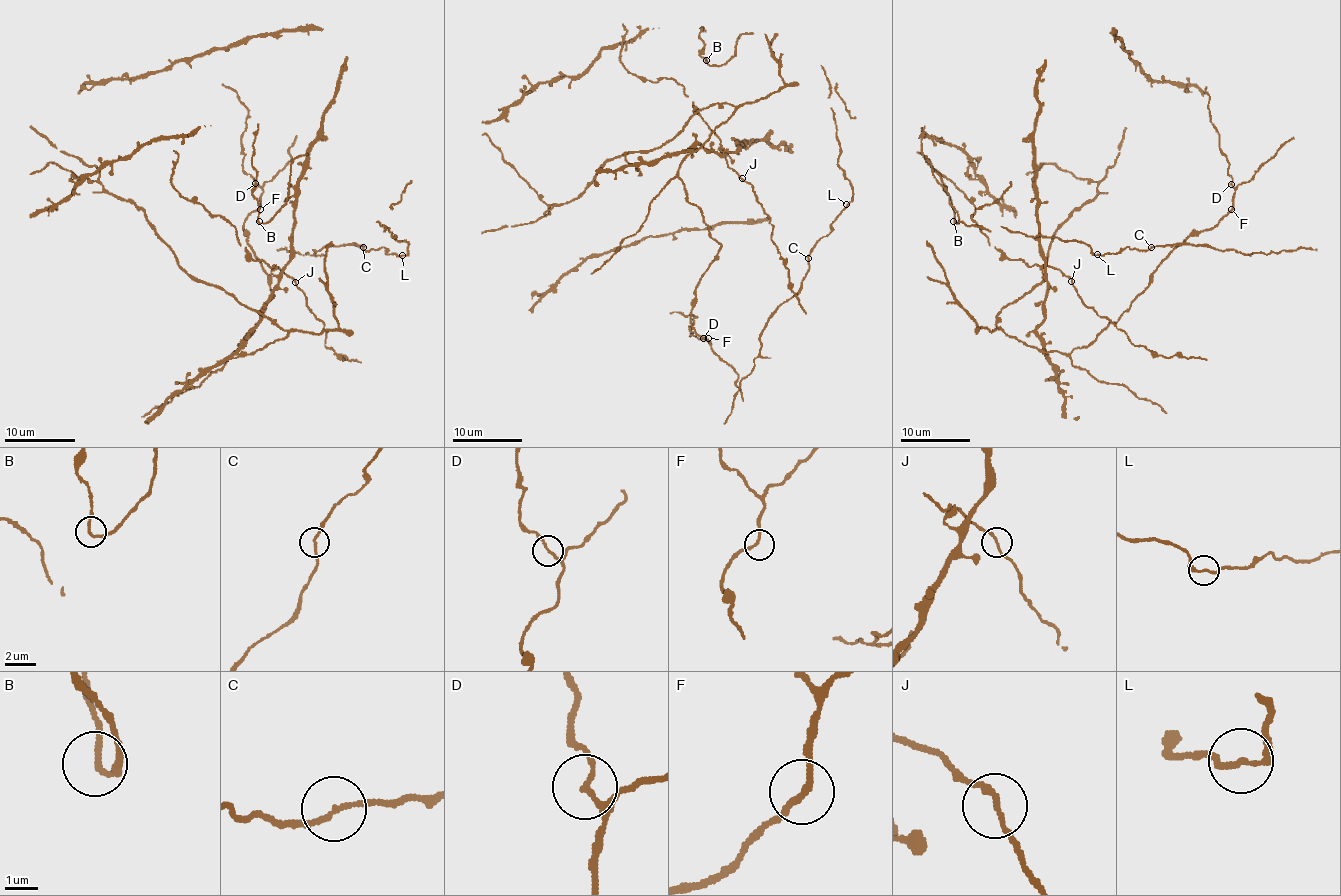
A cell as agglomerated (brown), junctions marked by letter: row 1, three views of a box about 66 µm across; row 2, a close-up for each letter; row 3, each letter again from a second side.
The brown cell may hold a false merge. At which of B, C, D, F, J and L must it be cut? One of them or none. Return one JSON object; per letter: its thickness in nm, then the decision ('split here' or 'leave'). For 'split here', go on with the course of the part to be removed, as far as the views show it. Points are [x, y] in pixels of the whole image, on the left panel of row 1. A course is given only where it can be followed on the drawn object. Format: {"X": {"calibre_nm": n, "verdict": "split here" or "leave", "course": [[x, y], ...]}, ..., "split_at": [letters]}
{"B": {"calibre_nm": 170, "verdict": "leave"}, "C": {"calibre_nm": 150, "verdict": "leave"}, "D": {"calibre_nm": 150, "verdict": "leave"}, "F": {"calibre_nm": 180, "verdict": "leave"}, "J": {"calibre_nm": 170, "verdict": "leave"}, "L": {"calibre_nm": 150, "verdict": "leave"}, "split_at": []}

